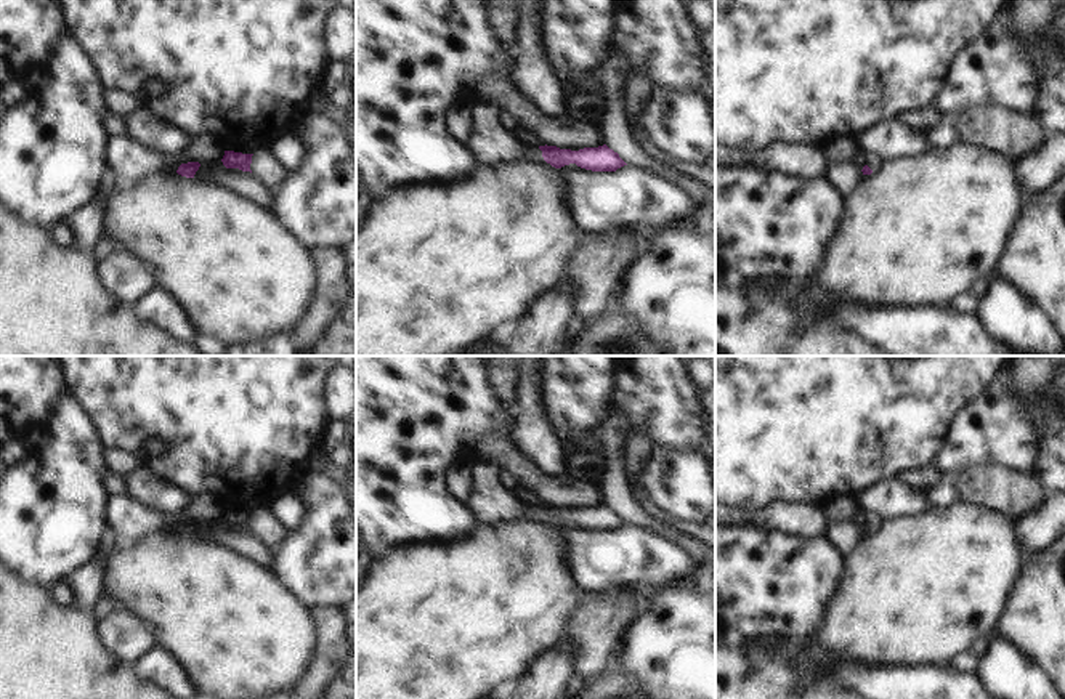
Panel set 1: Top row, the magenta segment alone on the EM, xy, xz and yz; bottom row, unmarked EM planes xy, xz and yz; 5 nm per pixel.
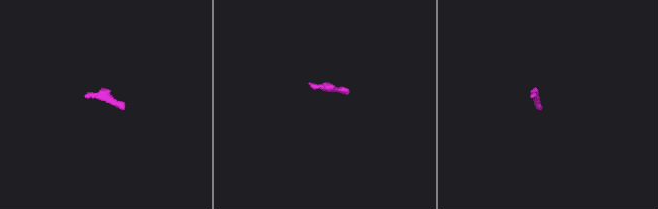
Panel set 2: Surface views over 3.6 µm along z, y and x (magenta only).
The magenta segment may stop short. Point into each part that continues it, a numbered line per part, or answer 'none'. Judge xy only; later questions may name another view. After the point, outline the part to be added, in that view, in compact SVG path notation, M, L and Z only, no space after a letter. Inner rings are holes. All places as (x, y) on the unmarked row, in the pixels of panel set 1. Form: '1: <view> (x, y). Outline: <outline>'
1: xy (132, 520). Outline: M133 495L111 497L111 531L119 539L120 548L128 548L157 532L176 532L183 518L156 510Z

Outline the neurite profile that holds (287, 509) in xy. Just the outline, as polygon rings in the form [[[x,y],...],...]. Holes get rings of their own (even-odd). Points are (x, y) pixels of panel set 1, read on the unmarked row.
[[[284,494],[269,505],[269,511],[290,531],[305,519],[305,507],[295,494]]]

